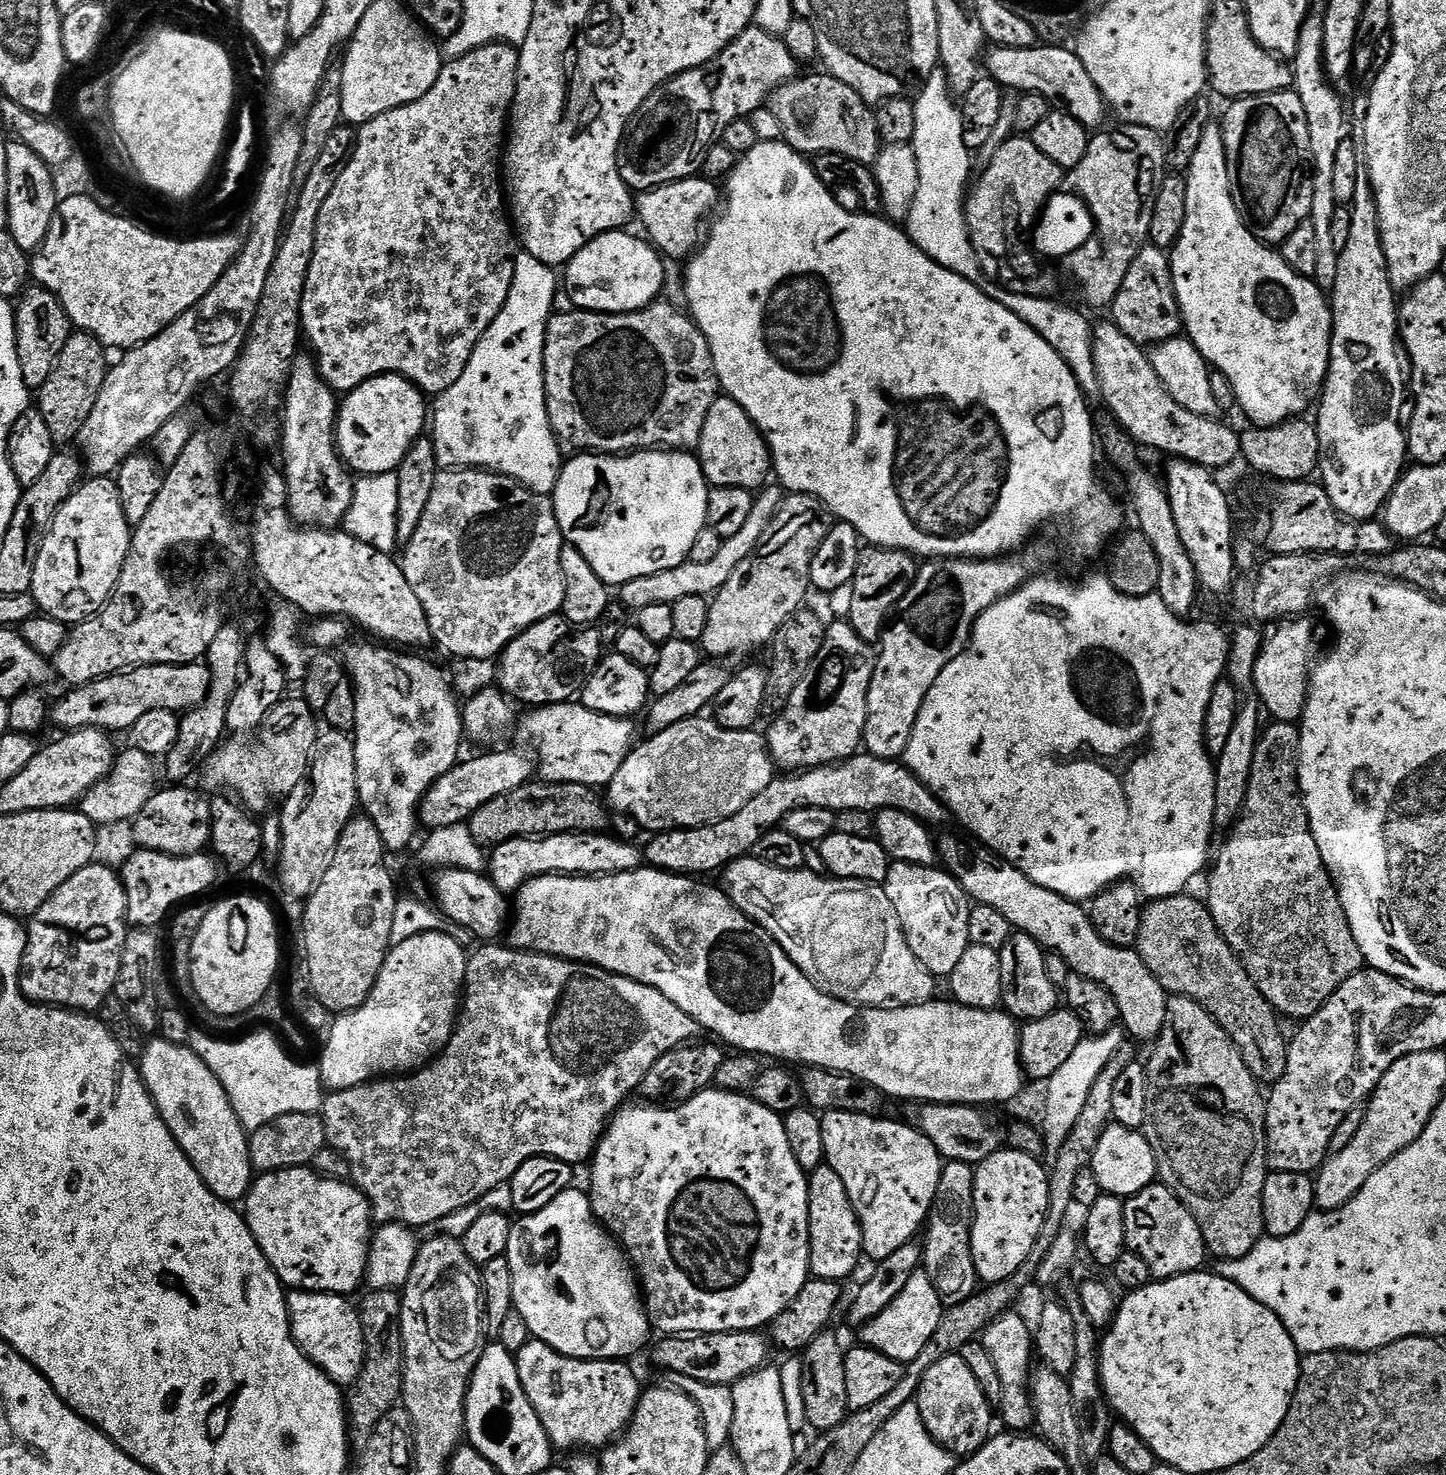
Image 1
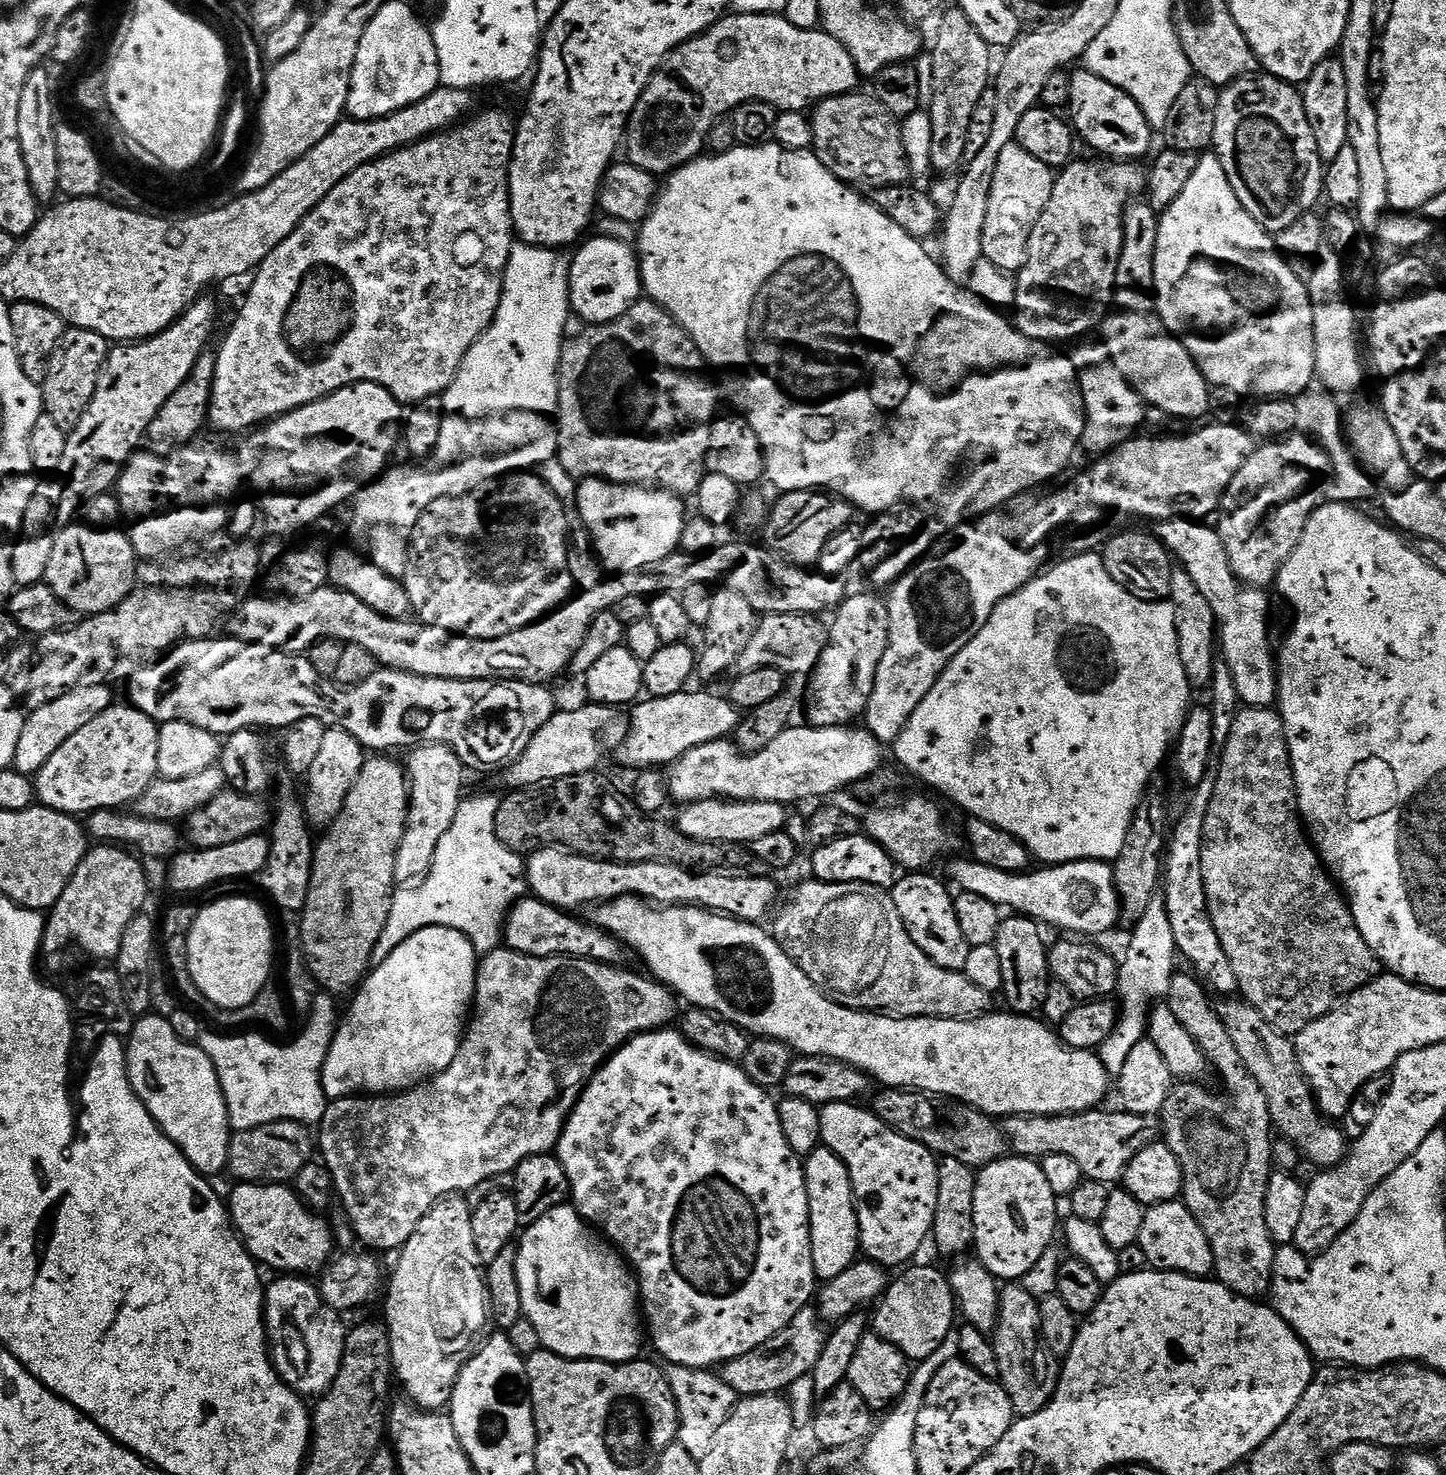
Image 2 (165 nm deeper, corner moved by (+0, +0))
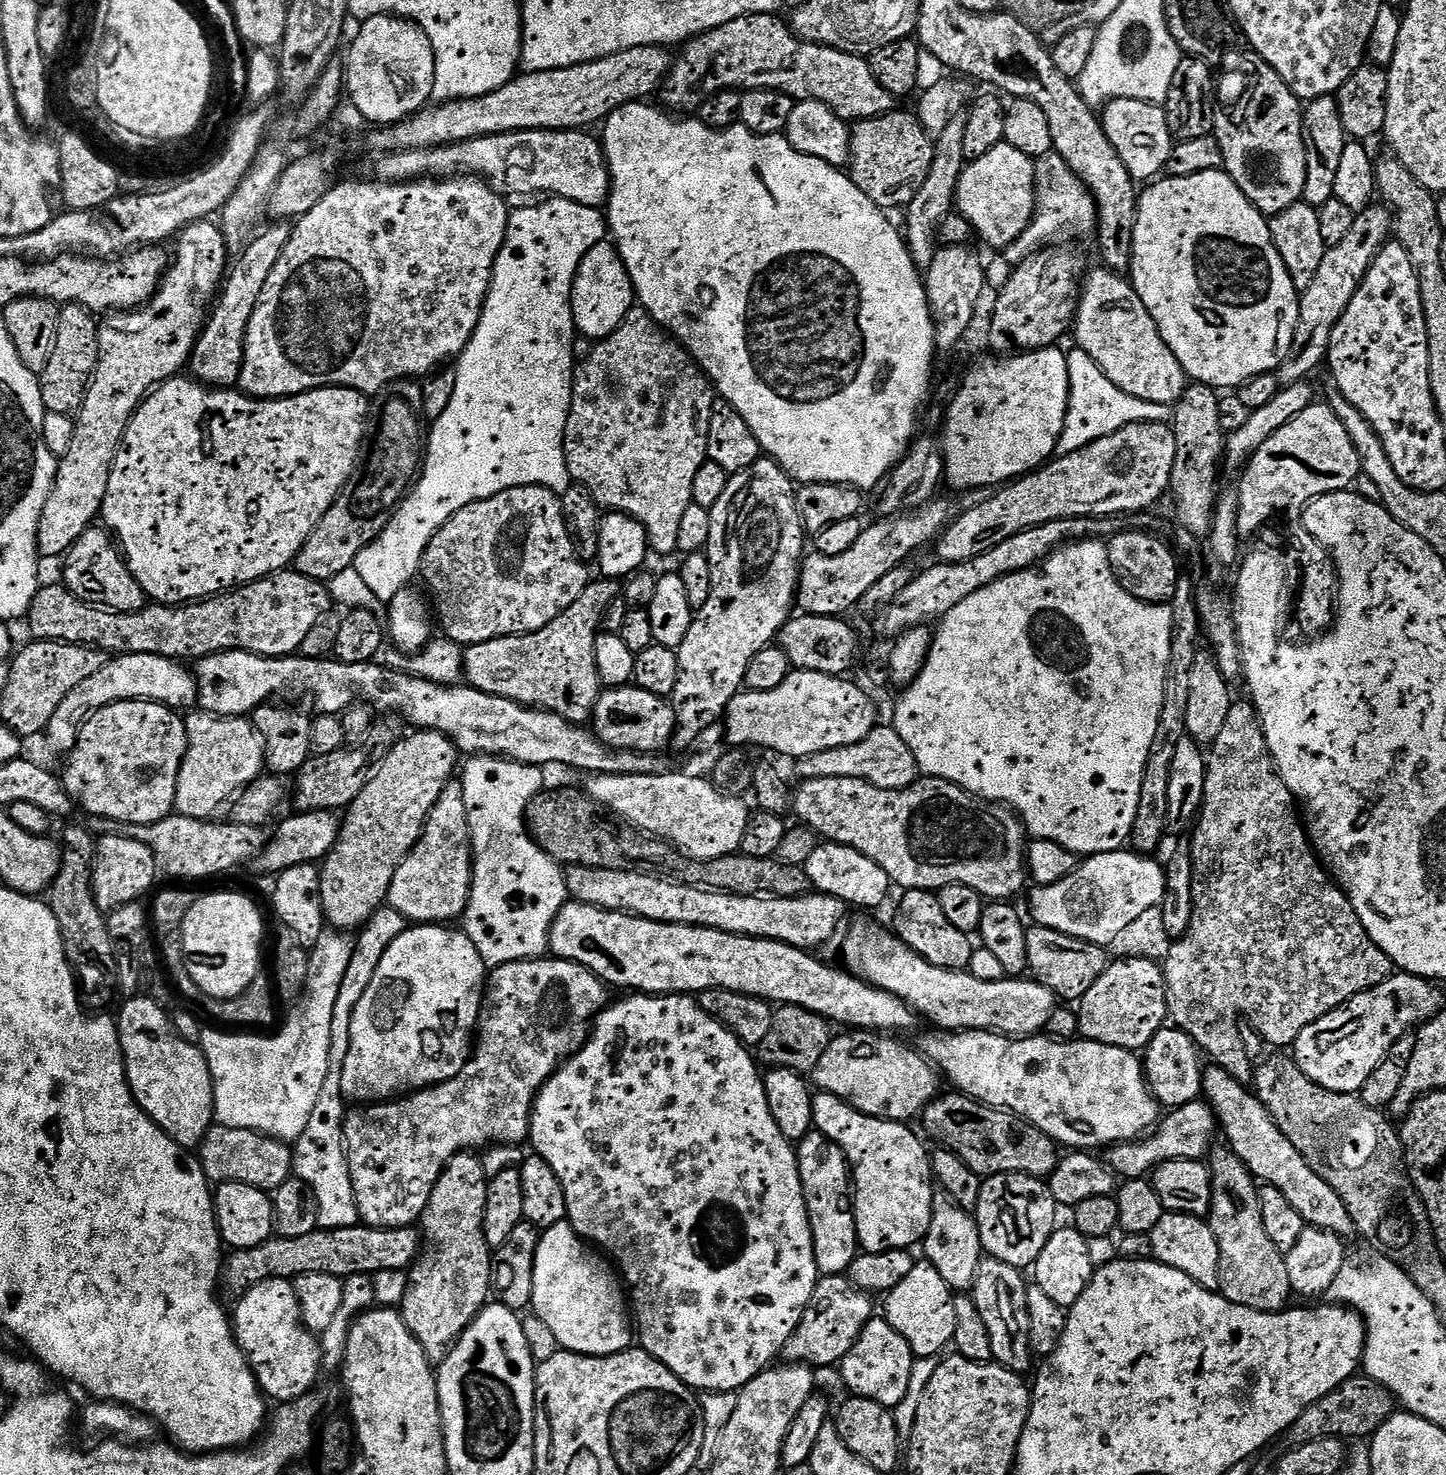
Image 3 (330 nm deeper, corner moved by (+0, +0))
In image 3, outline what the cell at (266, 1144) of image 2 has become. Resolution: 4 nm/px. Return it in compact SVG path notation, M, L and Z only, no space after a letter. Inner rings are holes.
M213 1126L198 1145L198 1159L206 1178L216 1186L238 1182L271 1194L294 1176L292 1148L283 1140L254 1130Z

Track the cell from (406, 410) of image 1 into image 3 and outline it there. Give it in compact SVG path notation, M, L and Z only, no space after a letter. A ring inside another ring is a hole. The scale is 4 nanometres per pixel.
M173 378L159 385L148 393L148 399L132 415L112 463L102 513L102 520L105 520L103 523L114 533L128 569L140 583L145 597L149 601L169 606L207 600L210 596L243 588L255 580L265 580L268 576L285 571L295 561L326 510L330 510L337 494L344 488L344 483L352 476L356 459L360 456L360 443L364 441L370 411L369 397L353 388L315 388L297 396L284 396L280 400L257 400L254 396L245 396L239 390L217 390L195 379L184 379Z

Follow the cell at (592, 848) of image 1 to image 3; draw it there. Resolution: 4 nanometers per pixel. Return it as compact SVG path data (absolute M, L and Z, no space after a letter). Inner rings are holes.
M568 866L564 868L564 882L569 897L575 903L589 904L607 912L624 912L628 916L641 916L663 924L685 924L699 928L713 928L719 932L729 932L739 936L755 936L757 940L780 940L795 948L816 950L840 928L844 920L846 905L833 896L809 894L782 898L781 896L735 896L725 892L707 892L701 888L691 888L676 883L675 879L657 876L646 872L627 872L626 870L598 870L590 866Z

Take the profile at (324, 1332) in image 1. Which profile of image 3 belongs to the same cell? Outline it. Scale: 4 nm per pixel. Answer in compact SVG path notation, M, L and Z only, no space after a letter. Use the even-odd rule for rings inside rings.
M282 1278L258 1282L235 1304L236 1313L233 1311L230 1316L232 1333L265 1397L283 1402L313 1391L316 1379L322 1376L320 1341L304 1324L295 1283Z

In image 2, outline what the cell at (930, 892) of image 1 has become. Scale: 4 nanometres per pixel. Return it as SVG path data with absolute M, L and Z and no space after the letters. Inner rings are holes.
M904 874L897 879L890 889L890 895L910 938L938 966L942 966L947 972L963 972L968 957L968 943L962 938L962 926L958 926L958 914L954 903L953 893L948 893L949 885L943 879L935 880L932 874Z

